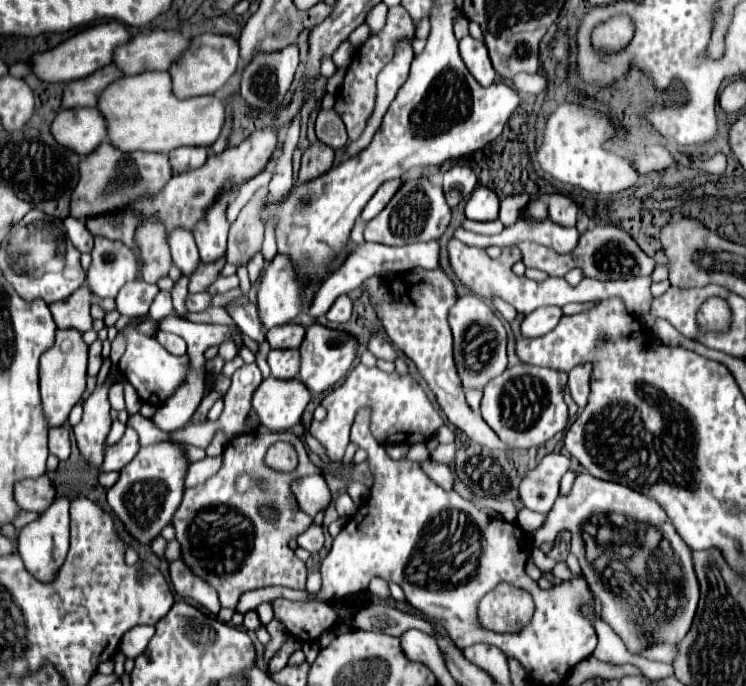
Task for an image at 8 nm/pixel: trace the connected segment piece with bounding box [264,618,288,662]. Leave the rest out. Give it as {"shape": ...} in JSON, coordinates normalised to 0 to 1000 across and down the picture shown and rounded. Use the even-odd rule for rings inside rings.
{"shape":[[[367,901],[362,910],[357,910],[357,918],[359,918],[362,927],[365,927],[365,936],[362,936],[362,939],[357,942],[357,948],[354,948],[354,962],[359,965],[362,956],[375,945],[375,939],[383,936],[386,921],[383,921],[383,913],[381,913],[373,901]]]}

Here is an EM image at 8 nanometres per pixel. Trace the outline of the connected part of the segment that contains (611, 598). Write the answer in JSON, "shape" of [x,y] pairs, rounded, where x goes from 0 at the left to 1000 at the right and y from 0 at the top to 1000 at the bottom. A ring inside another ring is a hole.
{"shape":[[[783,688],[772,697],[767,717],[745,729],[729,767],[710,777],[714,797],[723,800],[728,792],[743,792],[747,770],[756,770],[767,778],[767,808],[775,813],[780,825],[780,840],[786,843],[791,860],[804,872],[807,904],[836,933],[842,950],[858,953],[863,950],[863,945],[885,936],[906,939],[922,924],[938,875],[938,854],[930,834],[928,802],[917,793],[901,758],[877,726],[826,703],[799,700],[788,688]],[[810,776],[815,778],[815,784],[802,784]]]}

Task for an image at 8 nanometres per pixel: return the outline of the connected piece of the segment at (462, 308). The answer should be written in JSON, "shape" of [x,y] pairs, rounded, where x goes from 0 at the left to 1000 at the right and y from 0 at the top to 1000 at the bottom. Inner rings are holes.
{"shape":[[[619,431],[603,449],[603,478],[609,487],[609,528],[622,566],[646,569],[660,551],[670,548],[678,534],[678,481],[665,455],[641,431]]]}

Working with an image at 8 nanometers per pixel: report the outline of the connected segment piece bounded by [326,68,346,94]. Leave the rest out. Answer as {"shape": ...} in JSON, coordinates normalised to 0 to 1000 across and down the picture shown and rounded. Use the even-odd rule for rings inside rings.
{"shape":[[[453,99],[450,108],[440,114],[440,122],[437,122],[437,134],[440,134],[440,137],[453,134],[453,128],[456,128],[456,122],[458,122],[458,117],[461,117],[461,108],[464,108],[464,99]]]}

